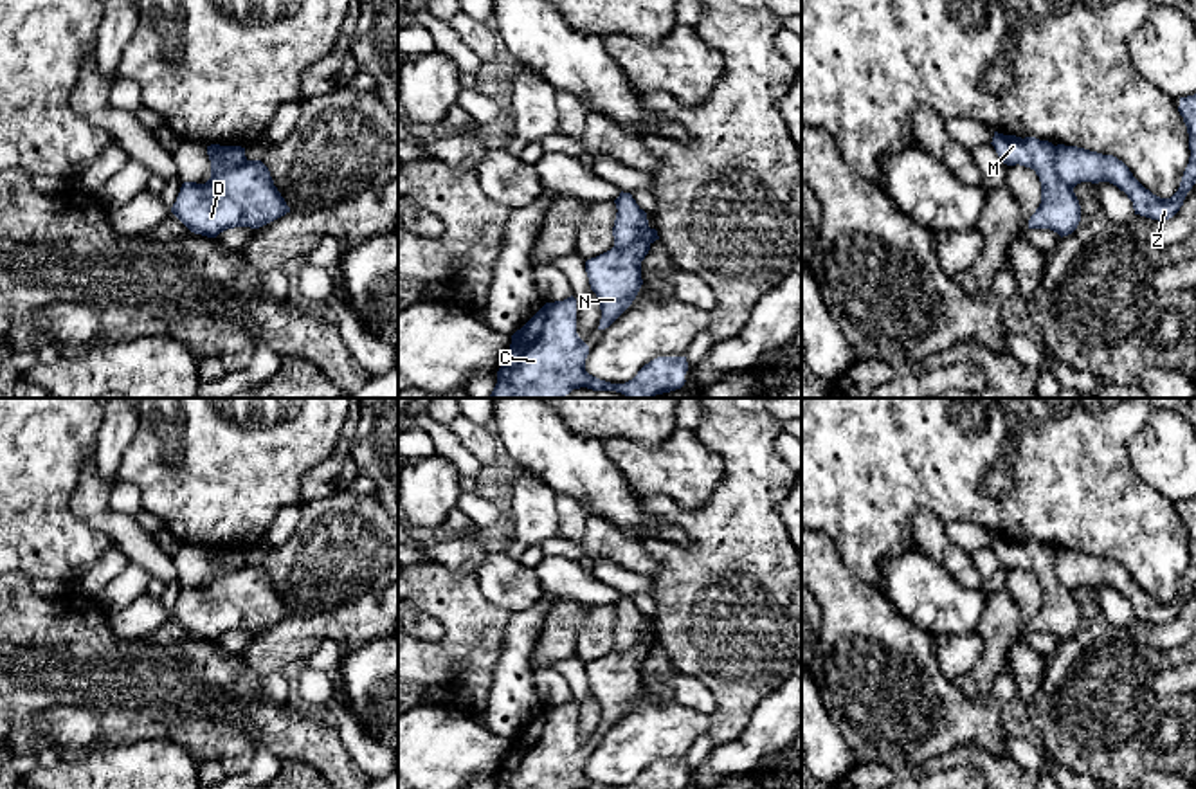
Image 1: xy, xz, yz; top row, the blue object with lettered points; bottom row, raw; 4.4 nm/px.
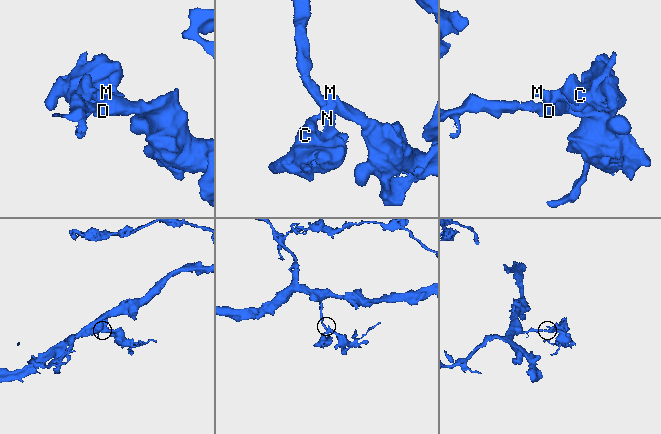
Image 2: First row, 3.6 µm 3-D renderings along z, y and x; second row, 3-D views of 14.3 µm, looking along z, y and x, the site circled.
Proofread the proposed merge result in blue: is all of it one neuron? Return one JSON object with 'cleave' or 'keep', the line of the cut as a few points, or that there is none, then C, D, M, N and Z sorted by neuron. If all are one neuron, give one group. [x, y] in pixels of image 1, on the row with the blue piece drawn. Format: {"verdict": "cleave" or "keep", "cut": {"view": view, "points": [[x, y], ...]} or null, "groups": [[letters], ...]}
{"verdict": "cleave", "cut": {"view": "yz", "points": [[1052, 146], [1052, 168], [1072, 188]]}, "groups": [["C", "N", "Z"], ["D", "M"]]}

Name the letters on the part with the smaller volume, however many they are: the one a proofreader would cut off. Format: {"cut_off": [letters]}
{"cut_off": ["C", "N", "Z"]}

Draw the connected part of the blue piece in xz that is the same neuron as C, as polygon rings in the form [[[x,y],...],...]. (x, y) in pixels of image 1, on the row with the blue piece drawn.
[[[576,299],[546,303],[512,335],[490,398],[566,398],[580,387],[654,398],[686,382],[686,357],[657,357],[632,380],[611,384],[585,371],[587,355],[589,346],[576,333]]]

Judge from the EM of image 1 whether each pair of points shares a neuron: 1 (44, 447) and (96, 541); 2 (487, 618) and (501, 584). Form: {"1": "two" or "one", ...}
{"1": "one", "2": "two"}

